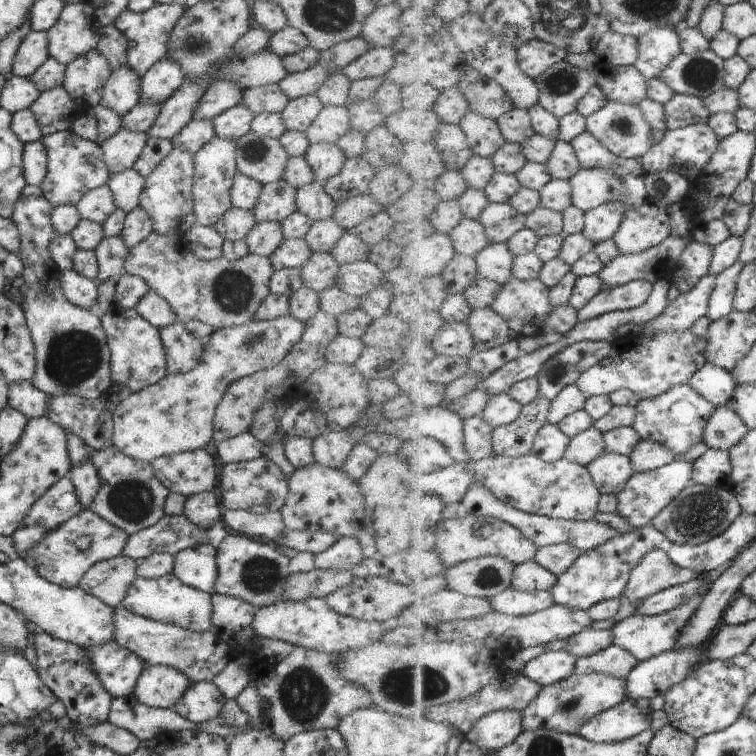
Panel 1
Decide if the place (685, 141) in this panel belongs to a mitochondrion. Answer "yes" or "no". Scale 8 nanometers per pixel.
no

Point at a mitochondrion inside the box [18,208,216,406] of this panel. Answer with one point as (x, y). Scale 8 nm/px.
(73, 356)

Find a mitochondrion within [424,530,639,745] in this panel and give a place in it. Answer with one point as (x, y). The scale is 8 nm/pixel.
(569, 707)

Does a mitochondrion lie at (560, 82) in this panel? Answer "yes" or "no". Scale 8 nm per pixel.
yes

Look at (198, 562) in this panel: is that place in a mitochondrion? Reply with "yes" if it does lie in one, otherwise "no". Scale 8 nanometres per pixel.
no

